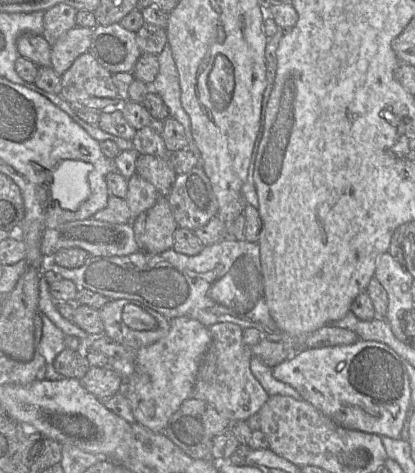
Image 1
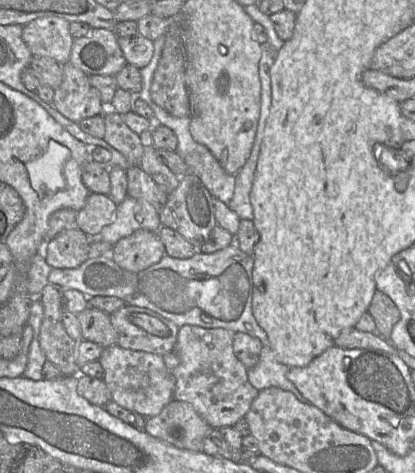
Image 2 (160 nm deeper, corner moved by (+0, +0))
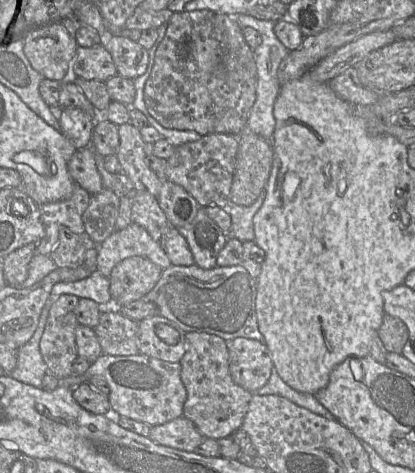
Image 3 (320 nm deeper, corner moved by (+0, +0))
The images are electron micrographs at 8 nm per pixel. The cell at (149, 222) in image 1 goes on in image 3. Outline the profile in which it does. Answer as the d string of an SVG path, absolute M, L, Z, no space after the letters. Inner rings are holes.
M142 256L121 260L109 276L112 307L143 299L155 287L162 271L159 266Z

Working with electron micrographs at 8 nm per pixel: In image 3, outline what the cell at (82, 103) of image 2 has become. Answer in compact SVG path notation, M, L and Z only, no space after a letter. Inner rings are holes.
M76 107L63 108L59 122L63 134L77 149L91 144L94 121L86 112Z

